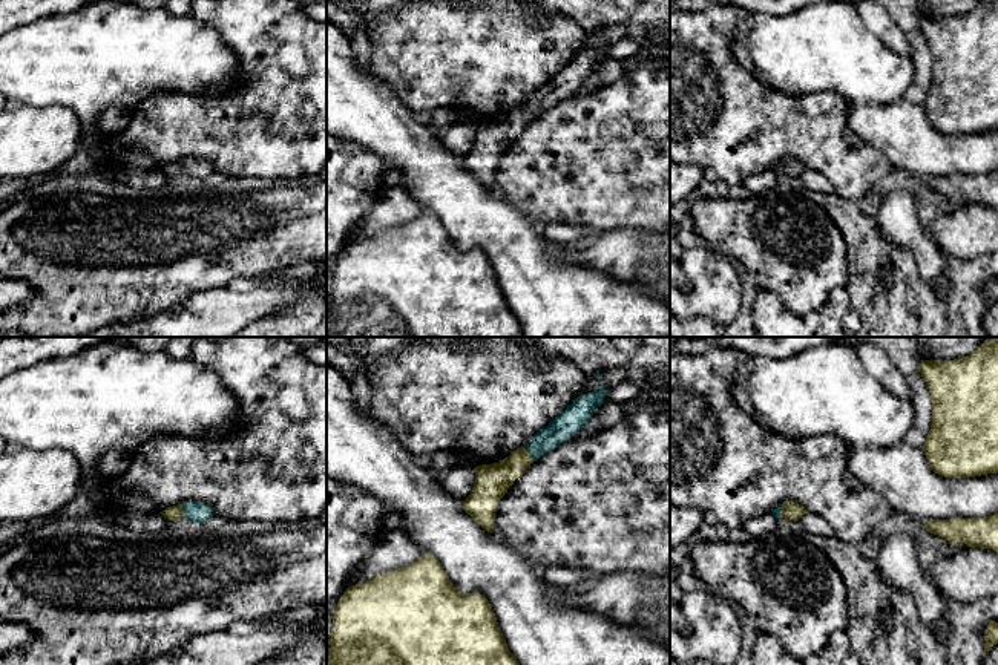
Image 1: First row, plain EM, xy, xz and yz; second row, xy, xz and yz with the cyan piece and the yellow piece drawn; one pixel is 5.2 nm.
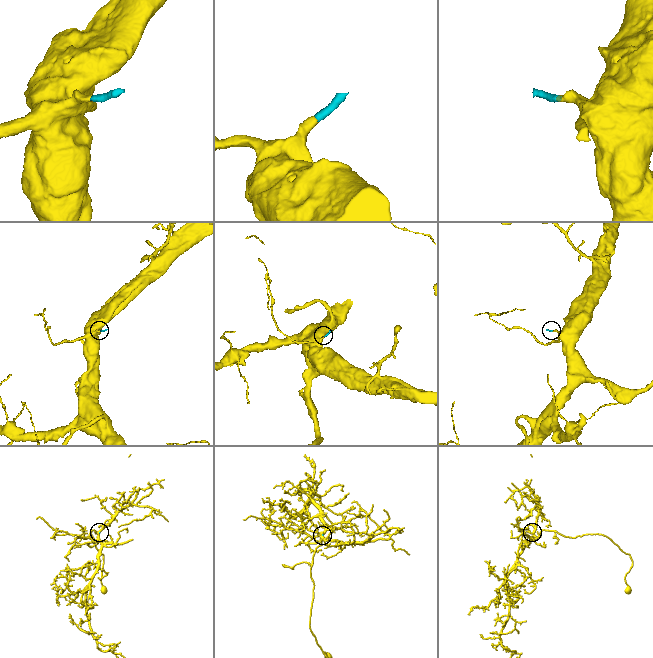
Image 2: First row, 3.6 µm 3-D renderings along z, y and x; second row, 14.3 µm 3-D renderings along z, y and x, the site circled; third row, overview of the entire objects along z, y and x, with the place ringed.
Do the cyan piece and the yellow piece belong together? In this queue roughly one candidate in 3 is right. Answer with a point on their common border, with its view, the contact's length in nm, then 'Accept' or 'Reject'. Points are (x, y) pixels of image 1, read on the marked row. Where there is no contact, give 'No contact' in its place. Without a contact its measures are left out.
Touches cyan at xz (529, 452). Shared border 100 nm. Accept

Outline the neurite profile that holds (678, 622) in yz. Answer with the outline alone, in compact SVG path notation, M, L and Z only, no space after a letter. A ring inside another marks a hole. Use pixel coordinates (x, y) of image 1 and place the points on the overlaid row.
M670 599L670 631L678 634L688 634L690 622L687 621L682 608L682 602Z

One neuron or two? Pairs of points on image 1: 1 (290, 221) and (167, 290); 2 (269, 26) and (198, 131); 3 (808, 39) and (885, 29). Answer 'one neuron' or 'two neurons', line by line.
1: one neuron
2: one neuron
3: two neurons

